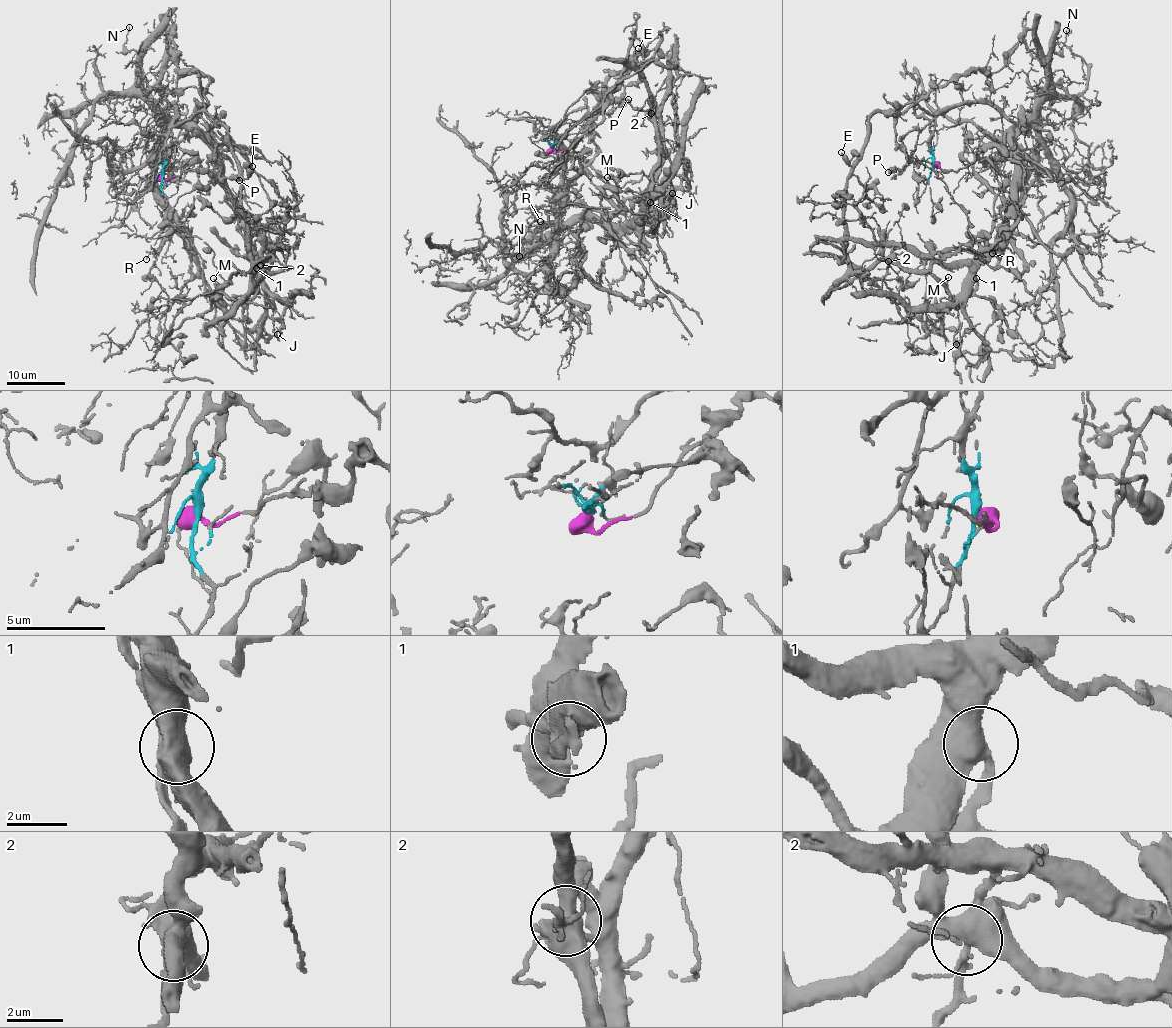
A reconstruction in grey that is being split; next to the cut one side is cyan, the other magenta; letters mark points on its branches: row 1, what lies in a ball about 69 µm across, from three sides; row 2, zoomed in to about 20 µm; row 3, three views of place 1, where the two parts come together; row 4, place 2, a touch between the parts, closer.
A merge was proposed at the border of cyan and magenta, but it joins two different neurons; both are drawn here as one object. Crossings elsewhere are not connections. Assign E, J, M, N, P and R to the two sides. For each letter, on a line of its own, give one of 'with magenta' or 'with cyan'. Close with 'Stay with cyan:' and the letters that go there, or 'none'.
E: with magenta
J: with cyan
M: with magenta
N: with cyan
P: with magenta
R: with cyan
Stay with cyan: J, N, R

